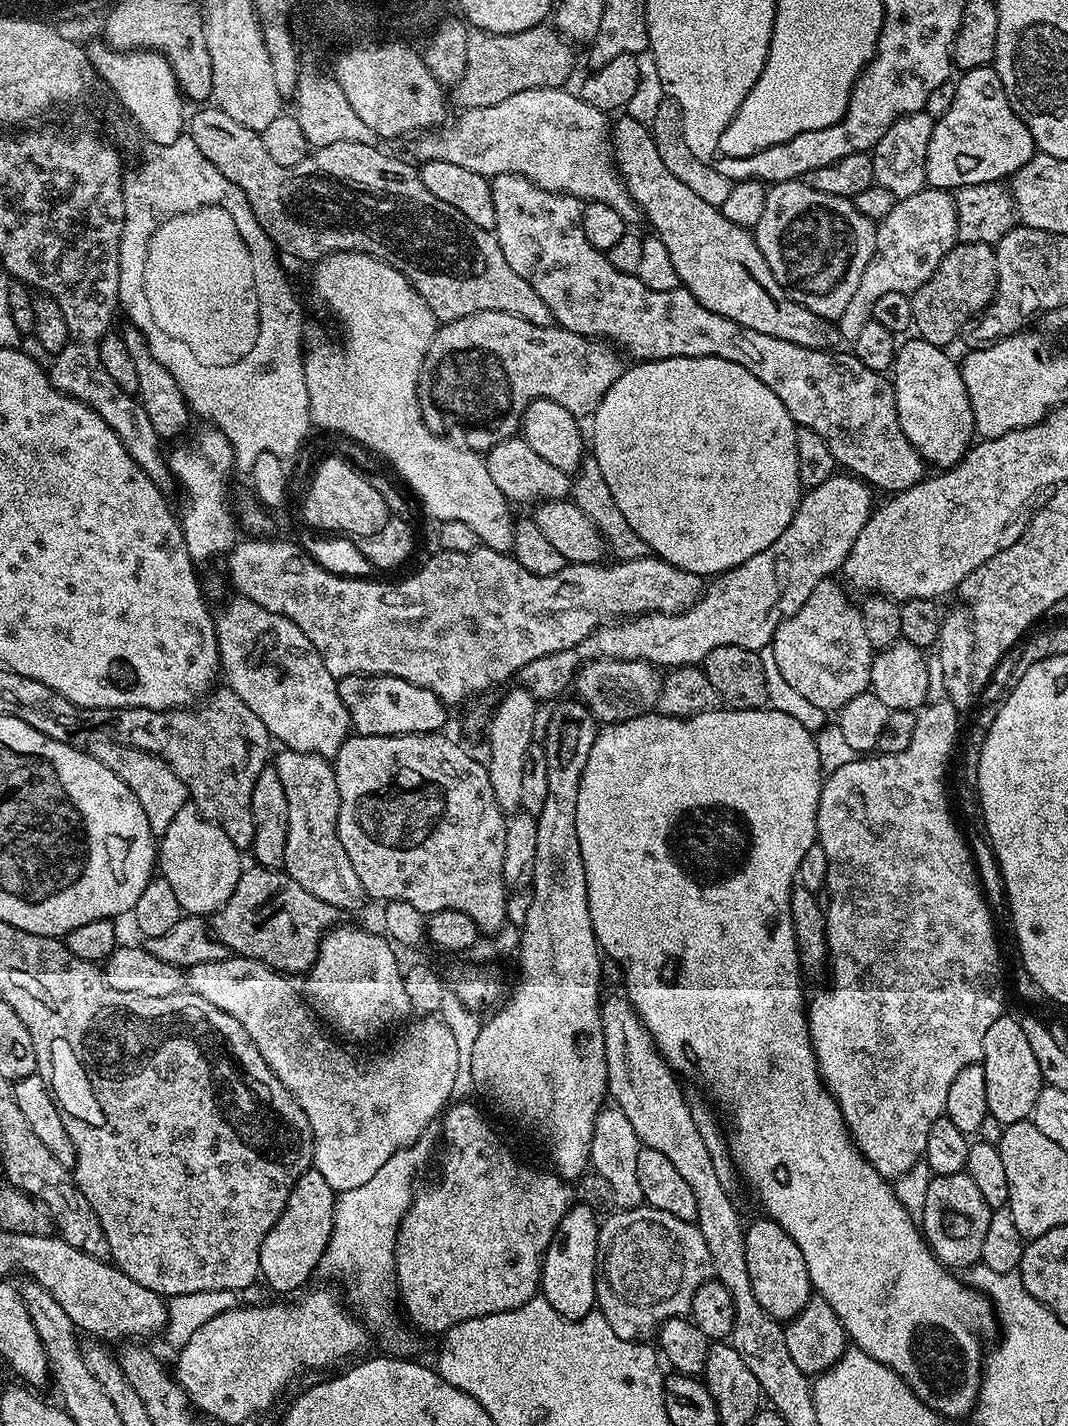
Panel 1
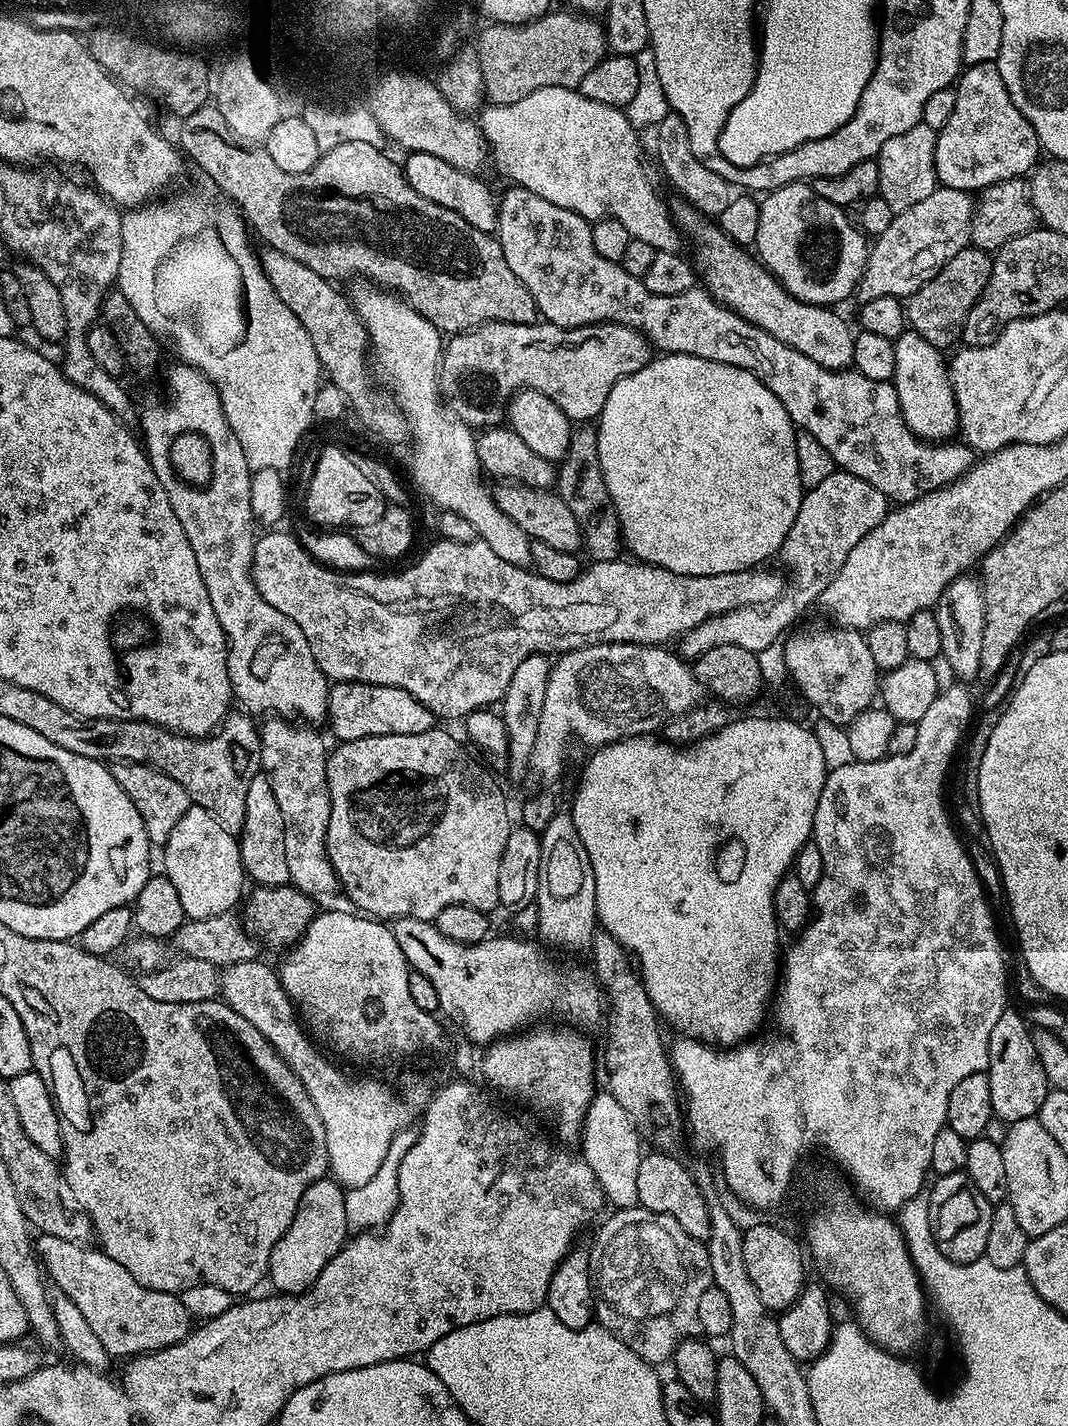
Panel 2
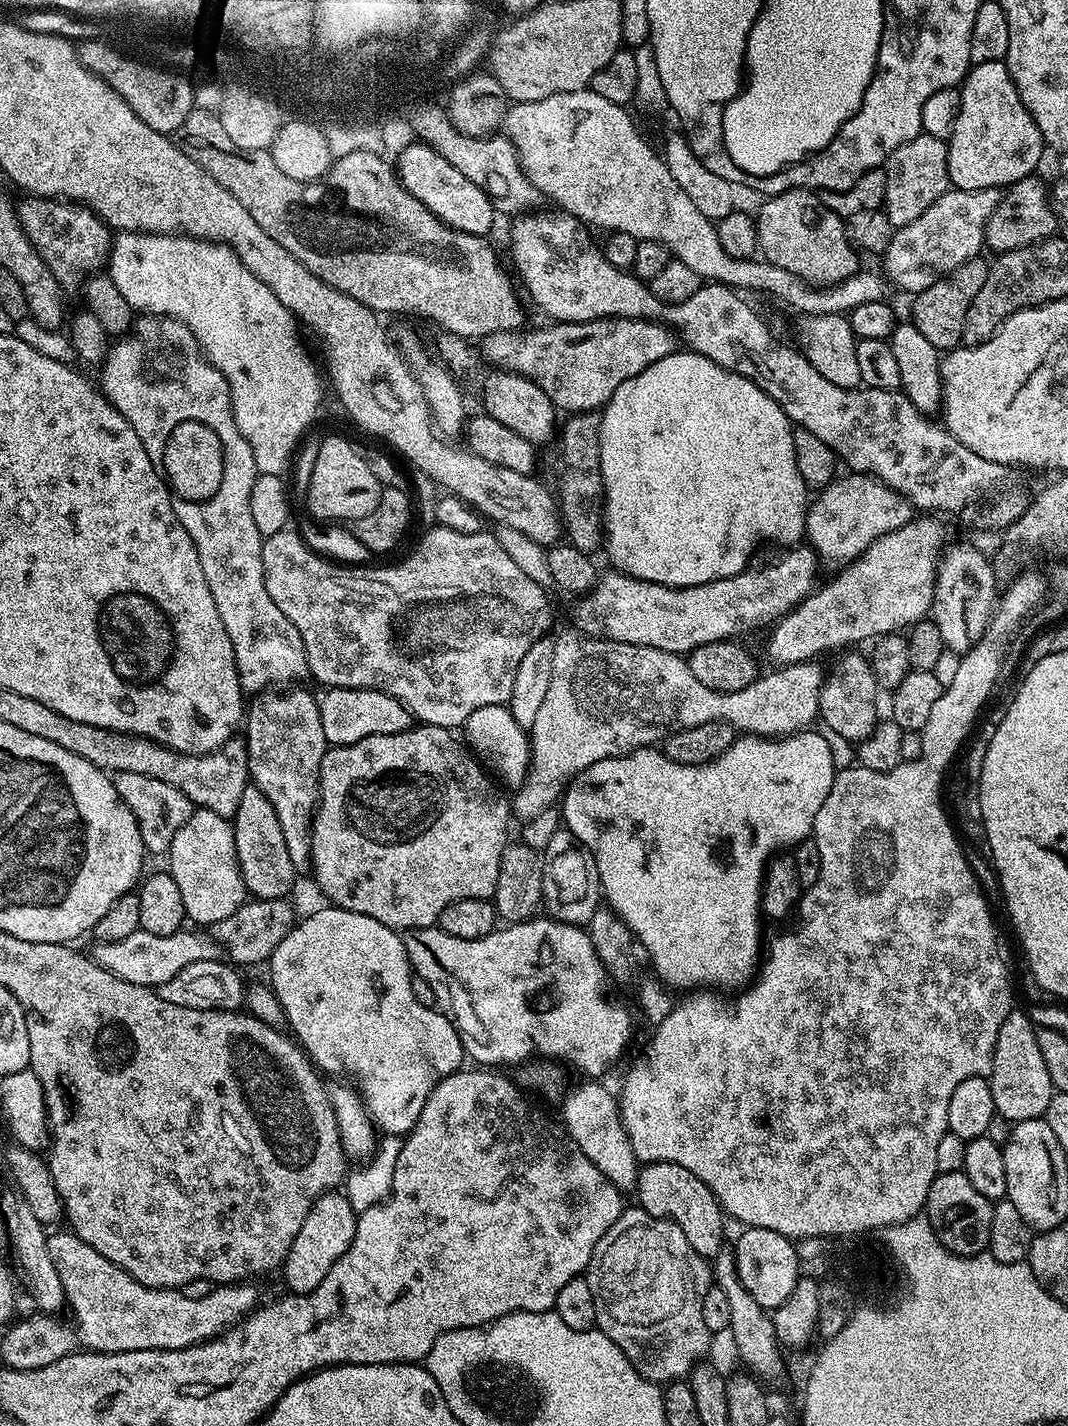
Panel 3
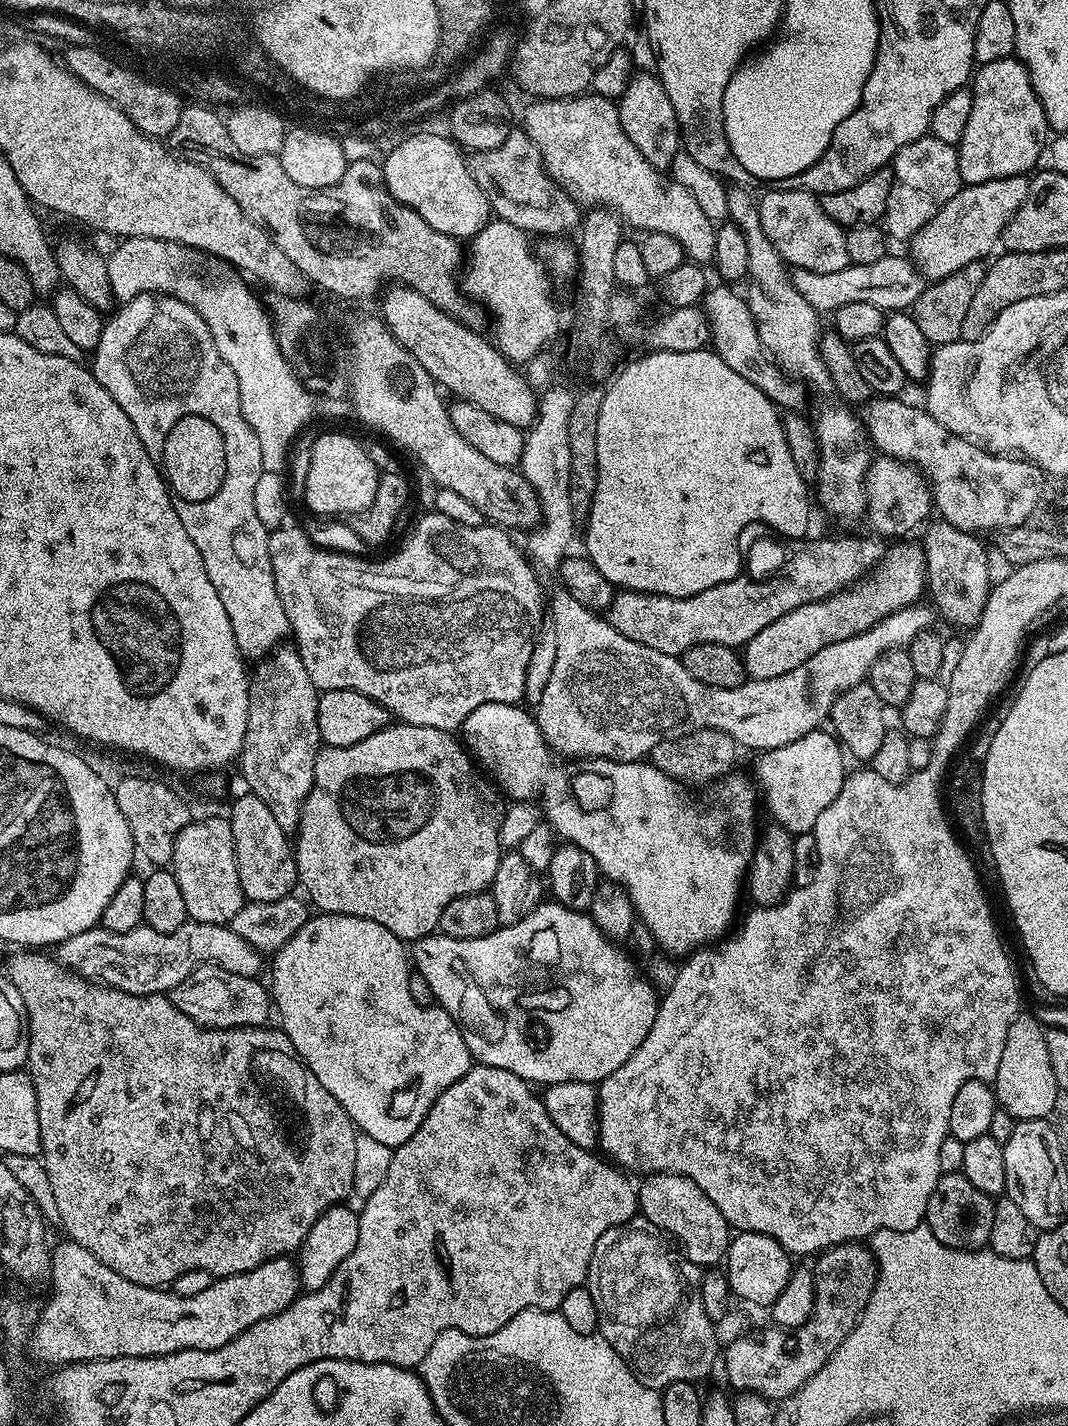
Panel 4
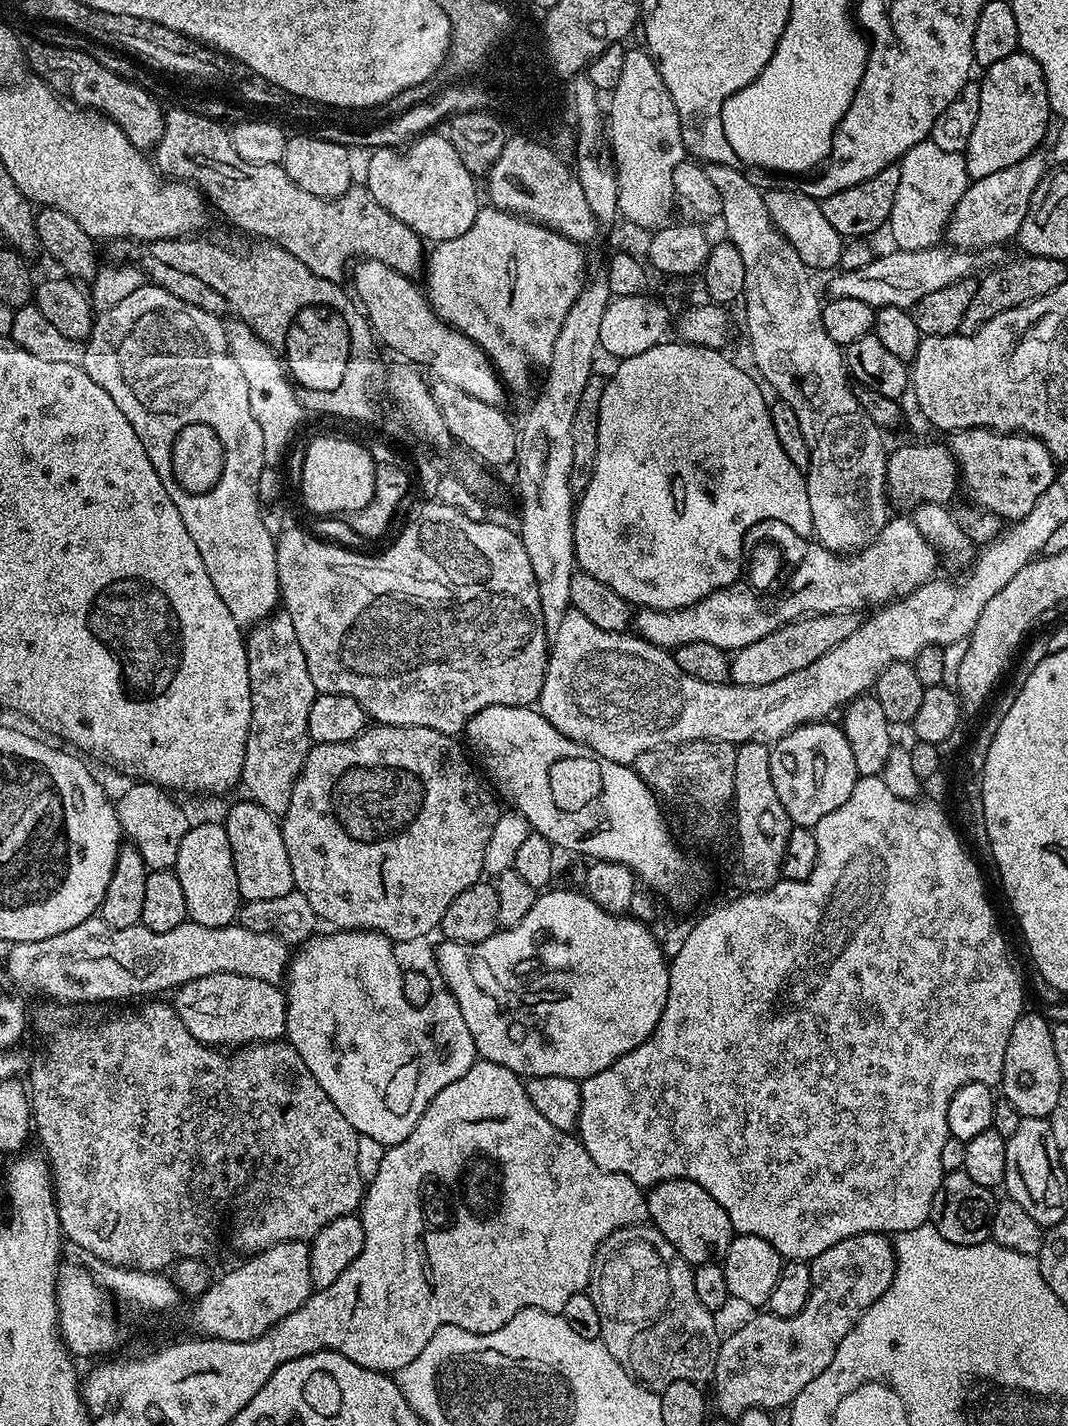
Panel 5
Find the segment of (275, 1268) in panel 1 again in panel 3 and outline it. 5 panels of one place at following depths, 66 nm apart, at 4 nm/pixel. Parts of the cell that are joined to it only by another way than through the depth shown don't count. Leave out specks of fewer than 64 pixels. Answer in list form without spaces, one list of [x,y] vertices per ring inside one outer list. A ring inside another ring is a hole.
[[[343,1191],[324,1192],[316,1199],[310,1214],[306,1214],[306,1222],[302,1222],[302,1230],[298,1230],[298,1238],[294,1238],[282,1265],[284,1284],[288,1287],[285,1289],[289,1293],[305,1296],[318,1286],[322,1286],[322,1278],[330,1274],[330,1266],[334,1266],[334,1262],[342,1258],[342,1254],[346,1254],[346,1250],[350,1250],[354,1242],[357,1215]]]

